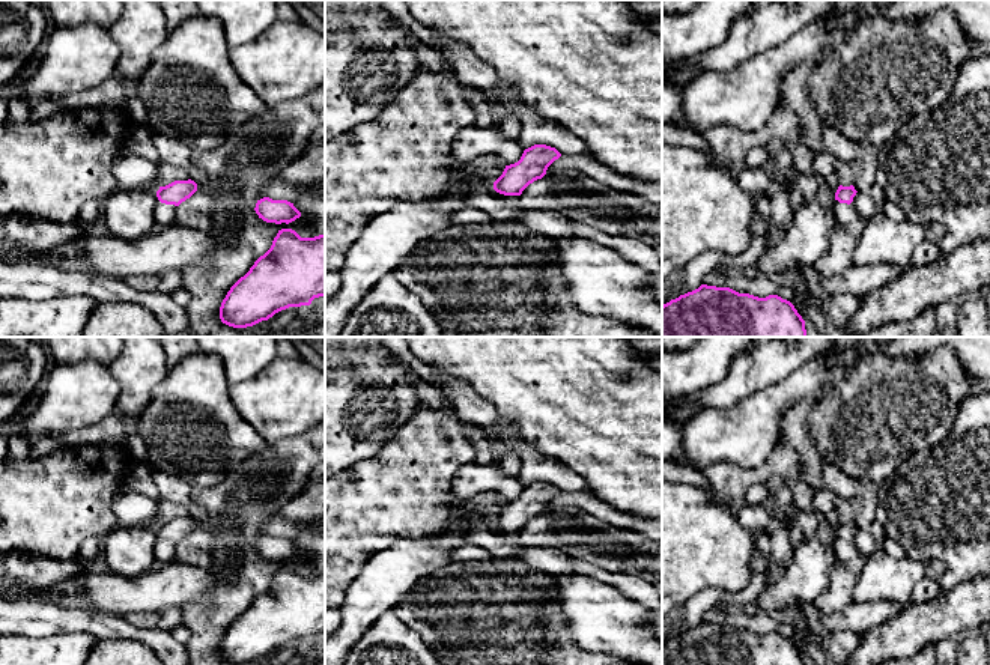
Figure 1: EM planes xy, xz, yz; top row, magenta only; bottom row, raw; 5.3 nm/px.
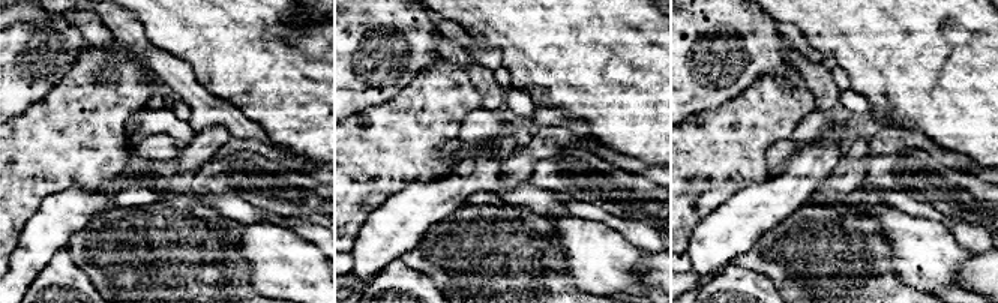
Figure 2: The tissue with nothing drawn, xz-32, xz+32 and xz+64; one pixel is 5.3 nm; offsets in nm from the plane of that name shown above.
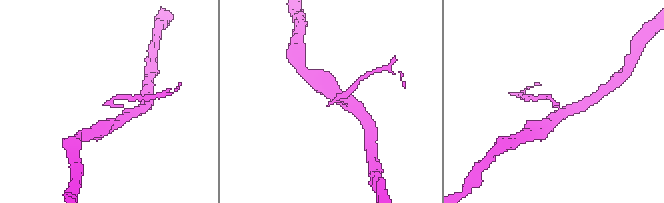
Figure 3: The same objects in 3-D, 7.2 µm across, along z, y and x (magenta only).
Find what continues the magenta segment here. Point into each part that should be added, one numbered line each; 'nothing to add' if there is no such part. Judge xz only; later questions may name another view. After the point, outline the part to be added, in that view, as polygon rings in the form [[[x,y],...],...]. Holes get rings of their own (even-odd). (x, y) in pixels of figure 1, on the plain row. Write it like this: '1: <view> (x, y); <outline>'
nothing to add

